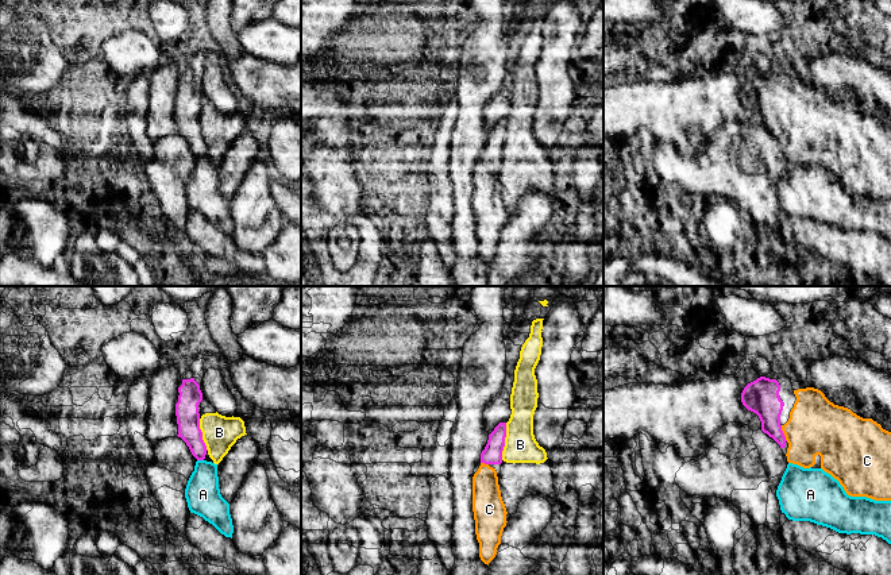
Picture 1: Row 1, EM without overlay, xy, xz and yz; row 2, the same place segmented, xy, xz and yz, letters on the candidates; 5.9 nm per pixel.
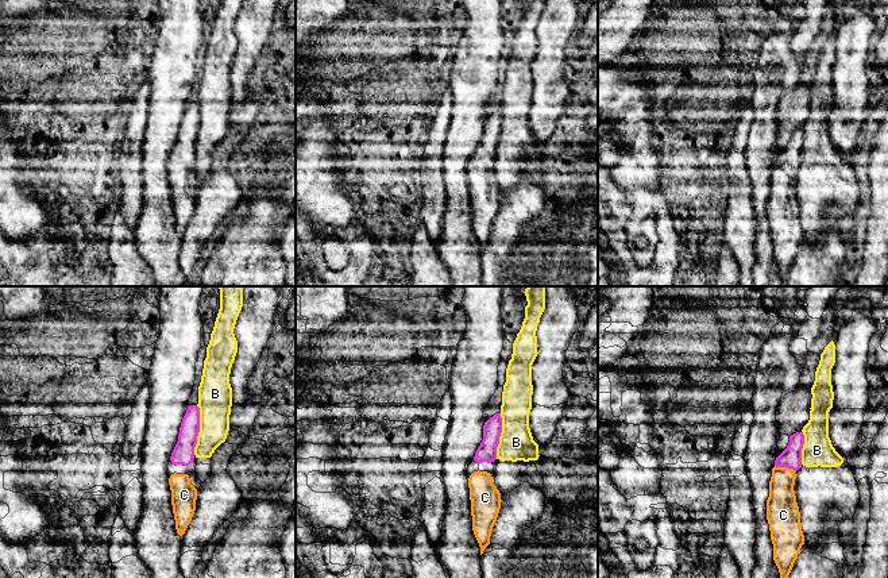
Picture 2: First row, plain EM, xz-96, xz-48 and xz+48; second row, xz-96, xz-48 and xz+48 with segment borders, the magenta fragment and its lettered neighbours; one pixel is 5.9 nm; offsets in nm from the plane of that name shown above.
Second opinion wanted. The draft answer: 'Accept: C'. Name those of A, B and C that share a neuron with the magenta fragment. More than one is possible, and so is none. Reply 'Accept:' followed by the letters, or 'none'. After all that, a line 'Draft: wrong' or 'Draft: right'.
Accept: C
Draft: right

